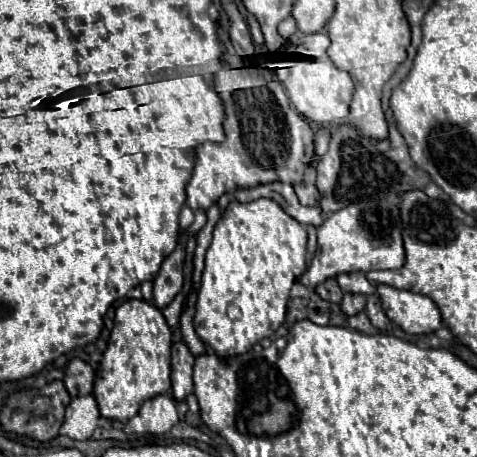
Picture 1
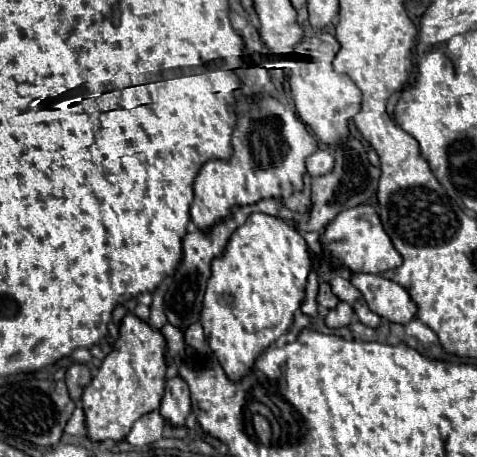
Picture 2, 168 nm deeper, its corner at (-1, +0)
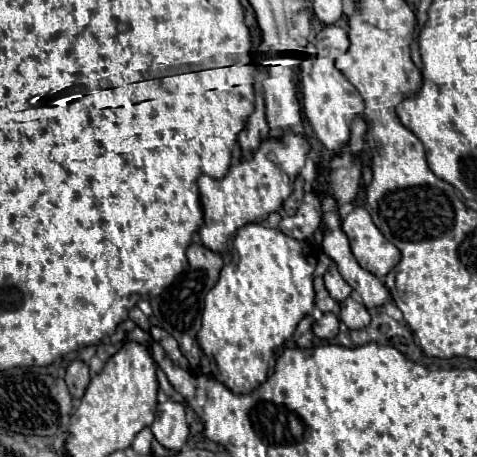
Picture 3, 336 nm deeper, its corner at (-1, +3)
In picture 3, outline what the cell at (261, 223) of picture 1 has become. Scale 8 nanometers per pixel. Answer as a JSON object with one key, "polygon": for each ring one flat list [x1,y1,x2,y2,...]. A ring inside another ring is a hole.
{"polygon":[[257,222,239,228,233,244,233,262,223,266,217,284,207,292,203,326,197,332,203,352,217,364,219,376,215,378,231,388,231,392,243,394,257,388,267,378,275,352,293,336,299,320,313,312,313,273,316,264,317,257,308,241,289,238,281,230,265,228]]}

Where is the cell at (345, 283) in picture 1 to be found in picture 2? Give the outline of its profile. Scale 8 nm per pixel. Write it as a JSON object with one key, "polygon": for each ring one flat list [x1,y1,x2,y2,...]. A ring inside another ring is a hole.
{"polygon":[[333,275,329,285,331,285,331,291,345,303,355,303,361,297,361,293,349,283,349,279,343,279,339,275]]}

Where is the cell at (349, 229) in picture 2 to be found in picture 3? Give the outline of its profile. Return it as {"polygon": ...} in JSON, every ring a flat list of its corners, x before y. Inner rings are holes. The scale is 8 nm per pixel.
{"polygon":[[355,206,341,220,341,230,347,234,359,266,377,278,385,278,385,274,399,262,399,250,379,232,363,206]]}

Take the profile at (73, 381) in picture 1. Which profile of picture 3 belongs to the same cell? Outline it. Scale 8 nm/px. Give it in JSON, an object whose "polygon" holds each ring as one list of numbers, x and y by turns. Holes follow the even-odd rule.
{"polygon":[[73,360,67,368,67,374,65,374,65,384,71,392,71,396,75,400,81,400,83,398,83,392,87,390,87,384,89,384,89,366,81,360]]}

